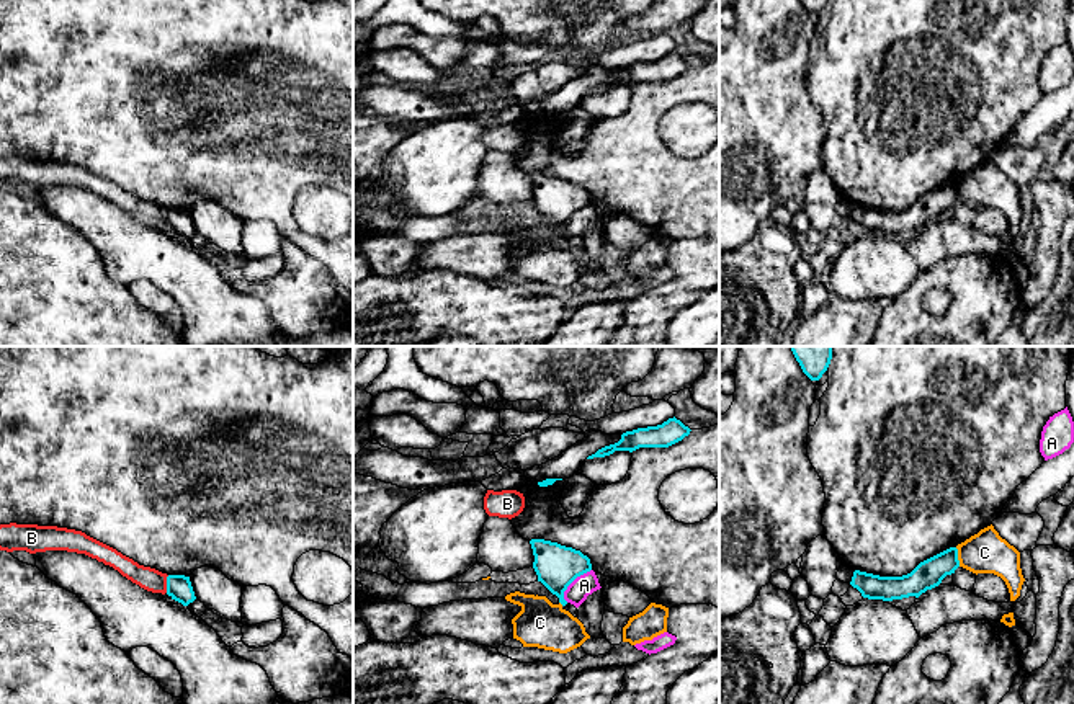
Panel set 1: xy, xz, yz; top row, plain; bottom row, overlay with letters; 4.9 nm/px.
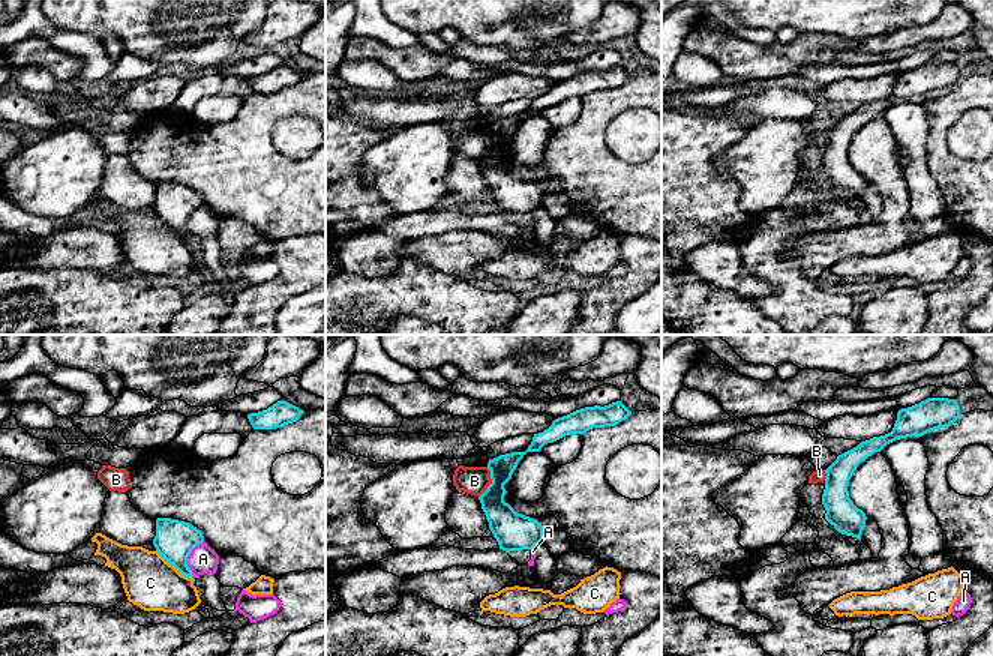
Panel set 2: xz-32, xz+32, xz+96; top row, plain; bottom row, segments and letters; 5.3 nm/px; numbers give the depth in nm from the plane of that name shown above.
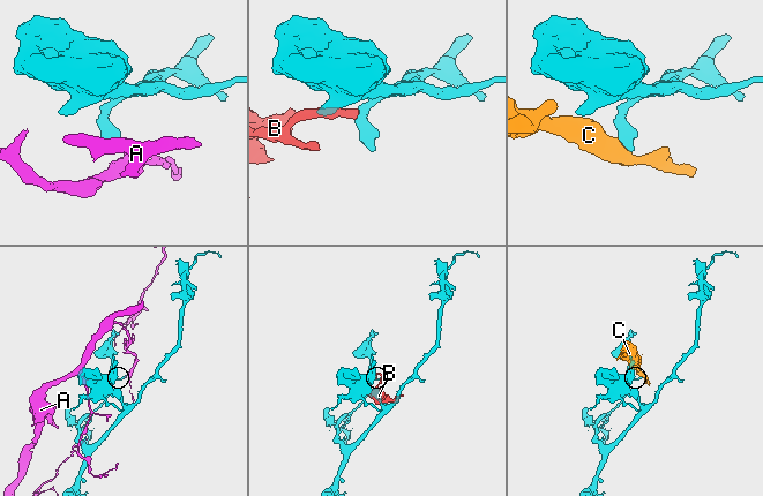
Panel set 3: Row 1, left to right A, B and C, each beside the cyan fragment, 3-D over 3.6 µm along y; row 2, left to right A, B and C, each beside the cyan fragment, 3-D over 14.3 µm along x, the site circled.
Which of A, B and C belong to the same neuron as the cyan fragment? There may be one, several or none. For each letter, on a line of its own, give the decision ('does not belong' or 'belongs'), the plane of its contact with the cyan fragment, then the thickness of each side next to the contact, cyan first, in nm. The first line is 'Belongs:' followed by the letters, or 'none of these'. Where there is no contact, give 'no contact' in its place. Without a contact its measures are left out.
Belongs: none of these
A: does not belong | xz | 220/110 nm
B: does not belong | xy | 120/110 nm
C: does not belong | yz | 140/200 nm

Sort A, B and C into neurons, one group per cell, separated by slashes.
A / B / C

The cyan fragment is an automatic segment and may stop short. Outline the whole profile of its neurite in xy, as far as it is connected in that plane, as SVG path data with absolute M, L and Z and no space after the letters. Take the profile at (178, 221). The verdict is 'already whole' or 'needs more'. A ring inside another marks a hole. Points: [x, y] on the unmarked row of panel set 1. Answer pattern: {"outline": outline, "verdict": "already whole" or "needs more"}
{"outline": "M185 209L167 211L167 229L183 240L188 240L196 234L190 211Z", "verdict": "already whole"}

